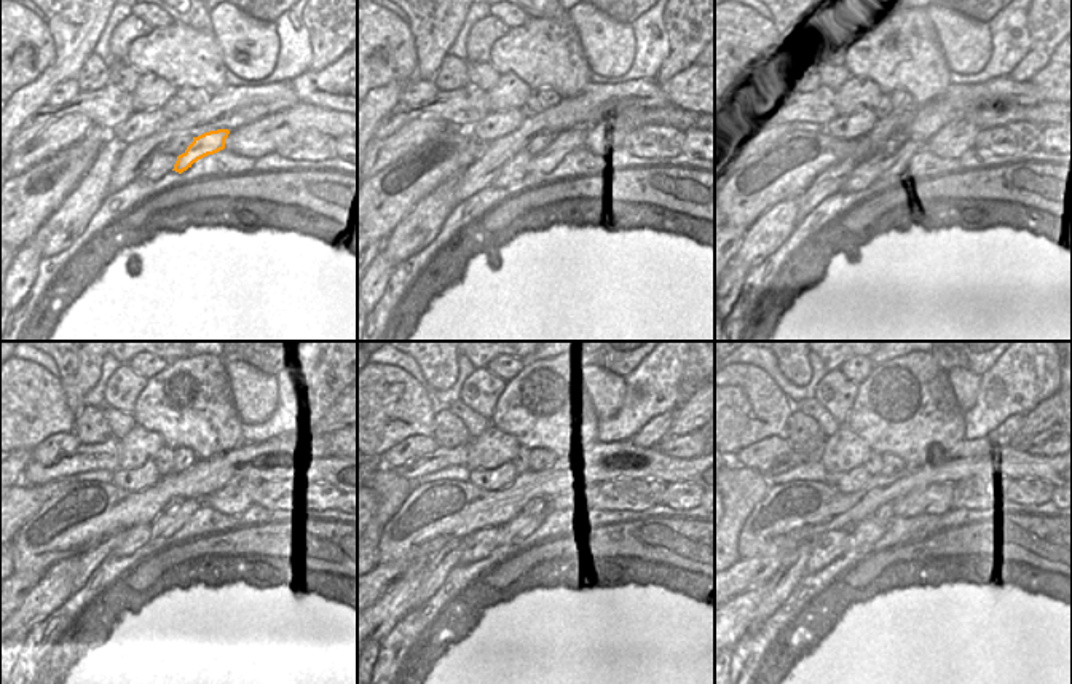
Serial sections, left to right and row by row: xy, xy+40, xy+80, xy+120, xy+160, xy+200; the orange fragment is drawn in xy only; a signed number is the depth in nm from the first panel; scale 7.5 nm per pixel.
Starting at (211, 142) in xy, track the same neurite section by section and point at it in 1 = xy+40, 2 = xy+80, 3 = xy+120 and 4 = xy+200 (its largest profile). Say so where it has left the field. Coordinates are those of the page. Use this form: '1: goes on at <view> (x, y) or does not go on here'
1: goes on at xy+40 (565, 142)
2: goes on at xy+80 (890, 165)
3: goes on at xy+120 (165, 525)
4: goes on at xy+200 (867, 531)

